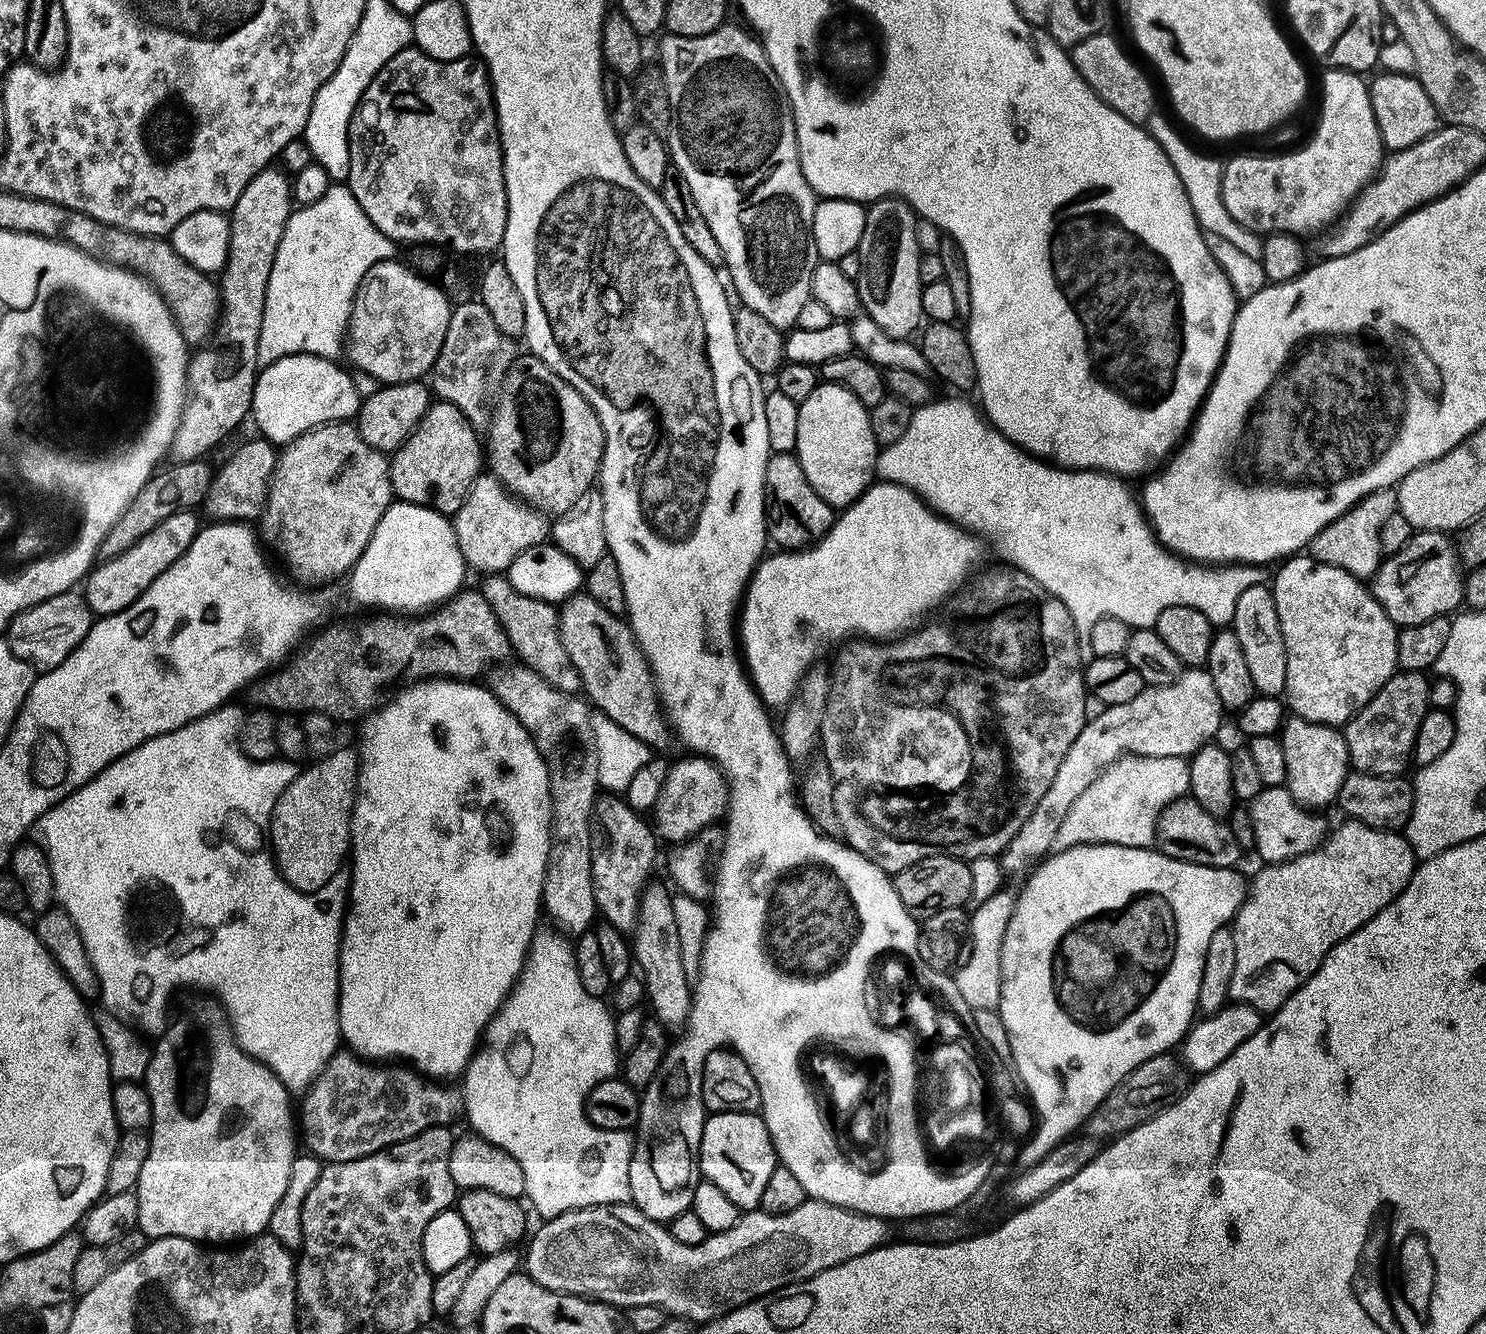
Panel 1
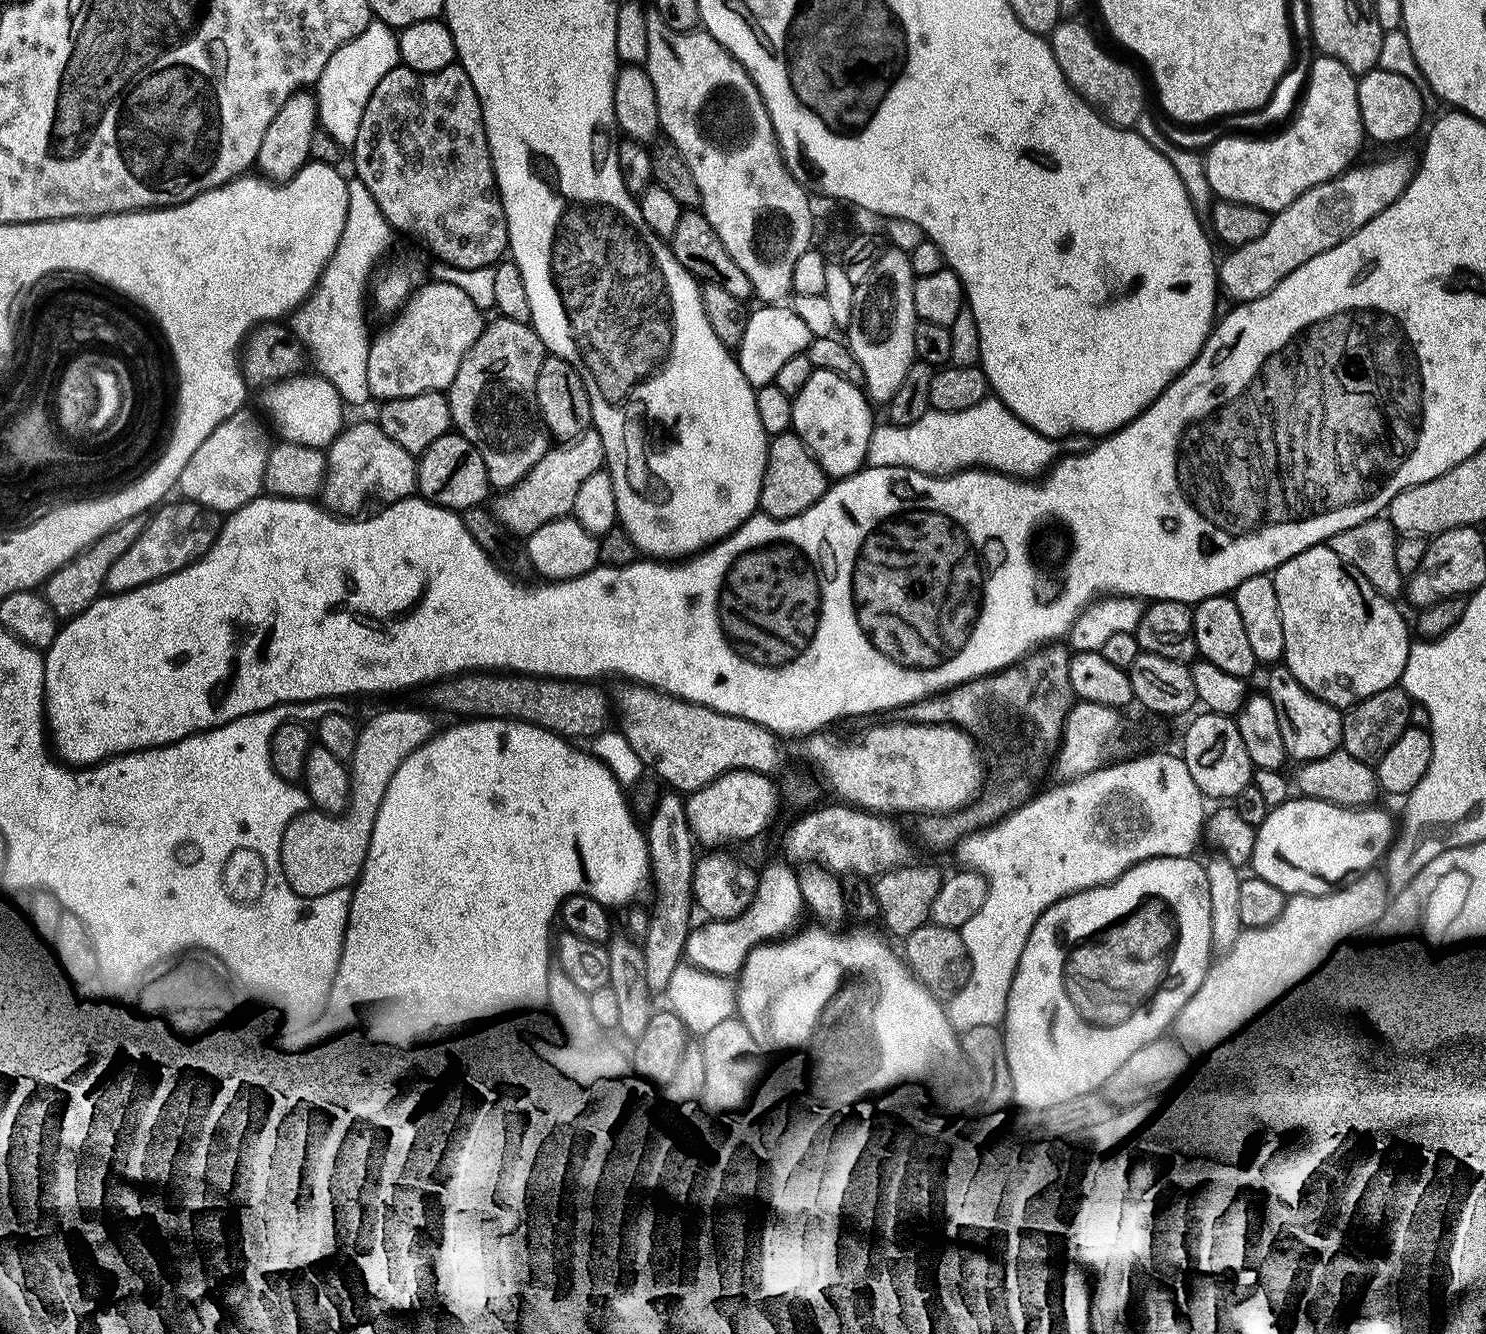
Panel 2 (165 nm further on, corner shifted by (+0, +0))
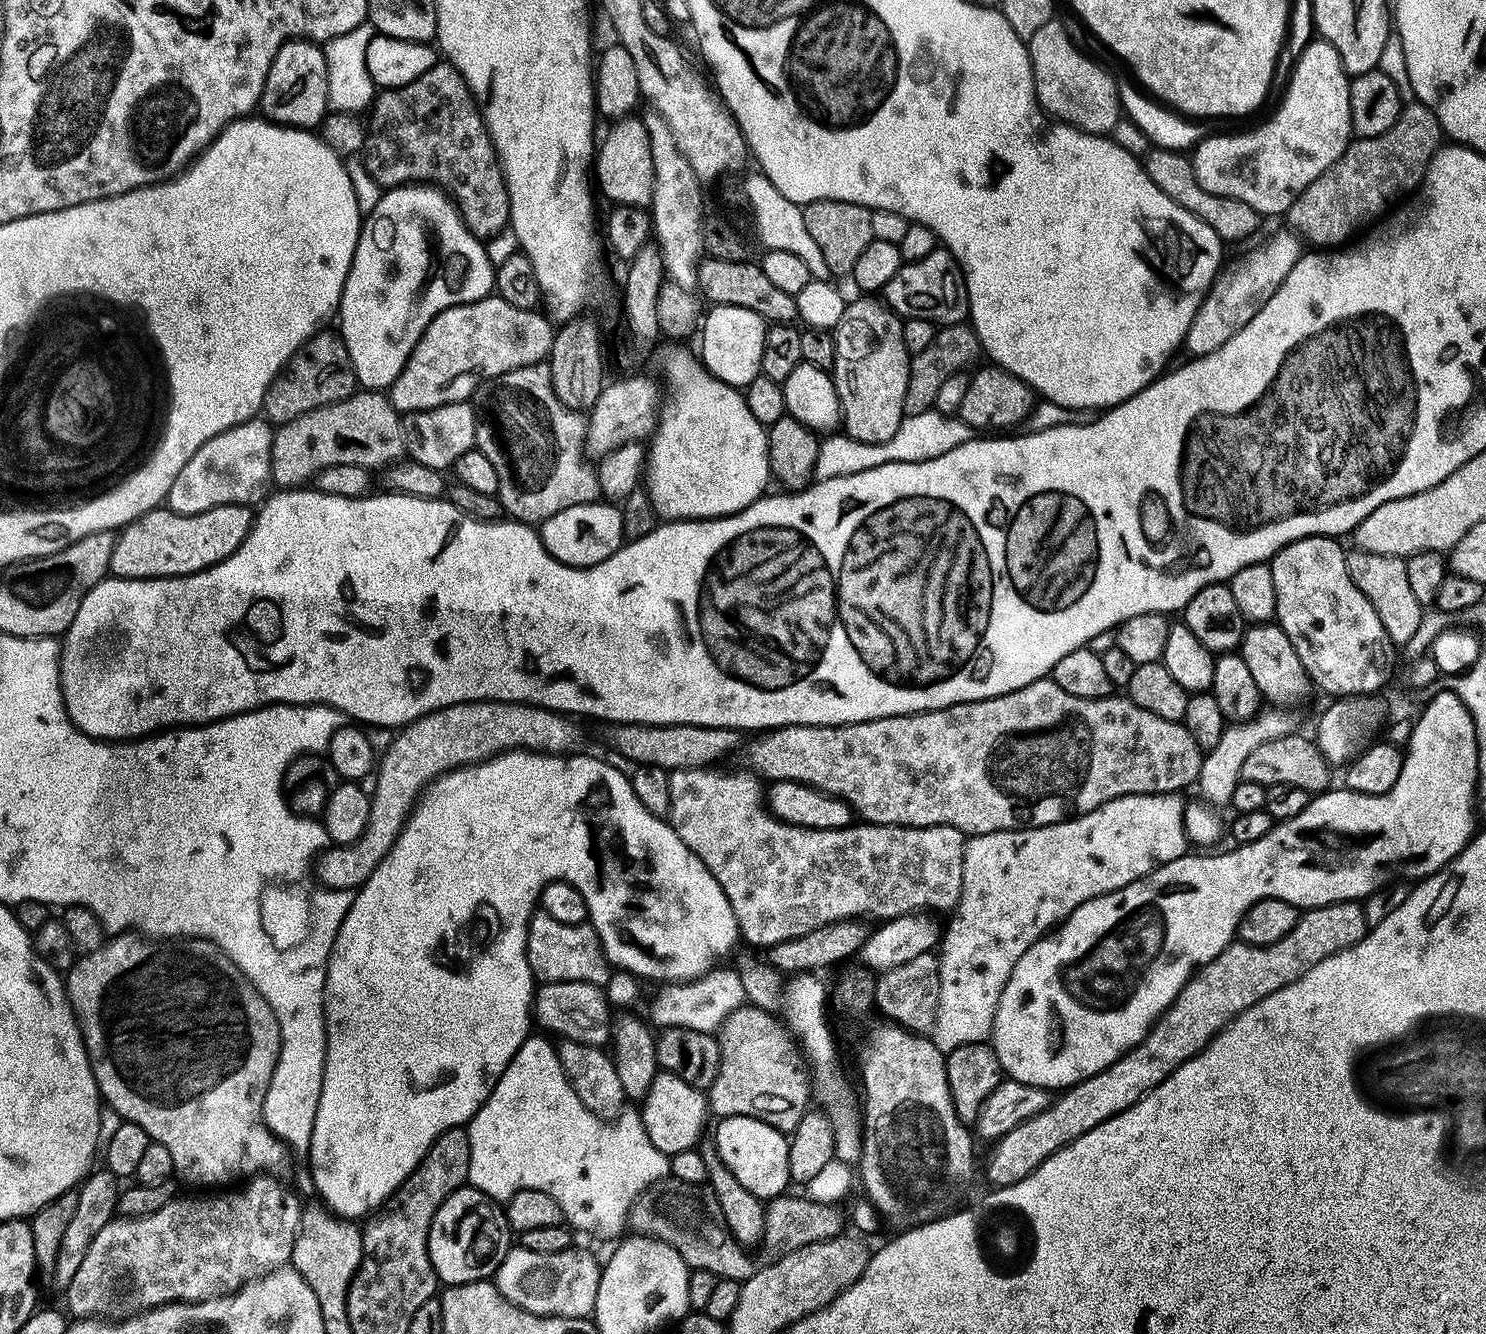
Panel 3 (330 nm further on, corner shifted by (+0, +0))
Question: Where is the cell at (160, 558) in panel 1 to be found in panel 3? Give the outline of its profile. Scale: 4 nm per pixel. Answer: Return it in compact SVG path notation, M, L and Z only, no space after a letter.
M247 504L214 506L202 514L178 514L167 506L151 508L146 514L119 529L116 545L110 554L109 573L122 580L159 580L170 576L190 576L232 556L252 529L254 512Z

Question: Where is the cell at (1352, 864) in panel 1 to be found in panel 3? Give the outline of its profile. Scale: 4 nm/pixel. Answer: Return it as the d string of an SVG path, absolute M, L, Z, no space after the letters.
M1343 900L1337 904L1327 904L1321 908L1309 908L1299 917L1297 924L1280 941L1270 945L1252 945L1243 942L1233 942L1218 954L1209 964L1197 971L1196 975L1184 985L1180 995L1176 997L1176 1003L1152 1025L1152 1031L1144 1037L1141 1044L1125 1052L1113 1062L1109 1068L1104 1068L1098 1074L1083 1080L1081 1084L1073 1084L1071 1088L1065 1088L1053 1099L1042 1114L1034 1114L1034 1118L1026 1118L1014 1130L995 1141L992 1153L988 1156L988 1180L996 1188L1009 1188L1011 1184L1022 1182L1036 1169L1039 1164L1046 1162L1050 1154L1054 1154L1062 1146L1082 1138L1094 1126L1106 1122L1106 1118L1114 1118L1122 1110L1134 1106L1144 1095L1157 1088L1178 1066L1185 1064L1216 1037L1221 1030L1227 1028L1237 1016L1241 1016L1247 1008L1252 1008L1258 1002L1262 1002L1270 994L1290 986L1296 980L1302 979L1311 968L1318 966L1326 958L1330 958L1335 952L1346 950L1354 946L1360 939L1368 935L1370 925L1366 922L1366 914L1359 903L1351 900Z

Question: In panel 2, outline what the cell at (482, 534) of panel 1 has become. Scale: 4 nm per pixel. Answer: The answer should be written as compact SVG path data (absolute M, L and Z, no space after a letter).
M593 428L585 431L579 439L556 447L549 449L515 487L501 491L492 505L493 515L513 535L527 536L548 521L567 517L579 487L605 465L605 447Z

